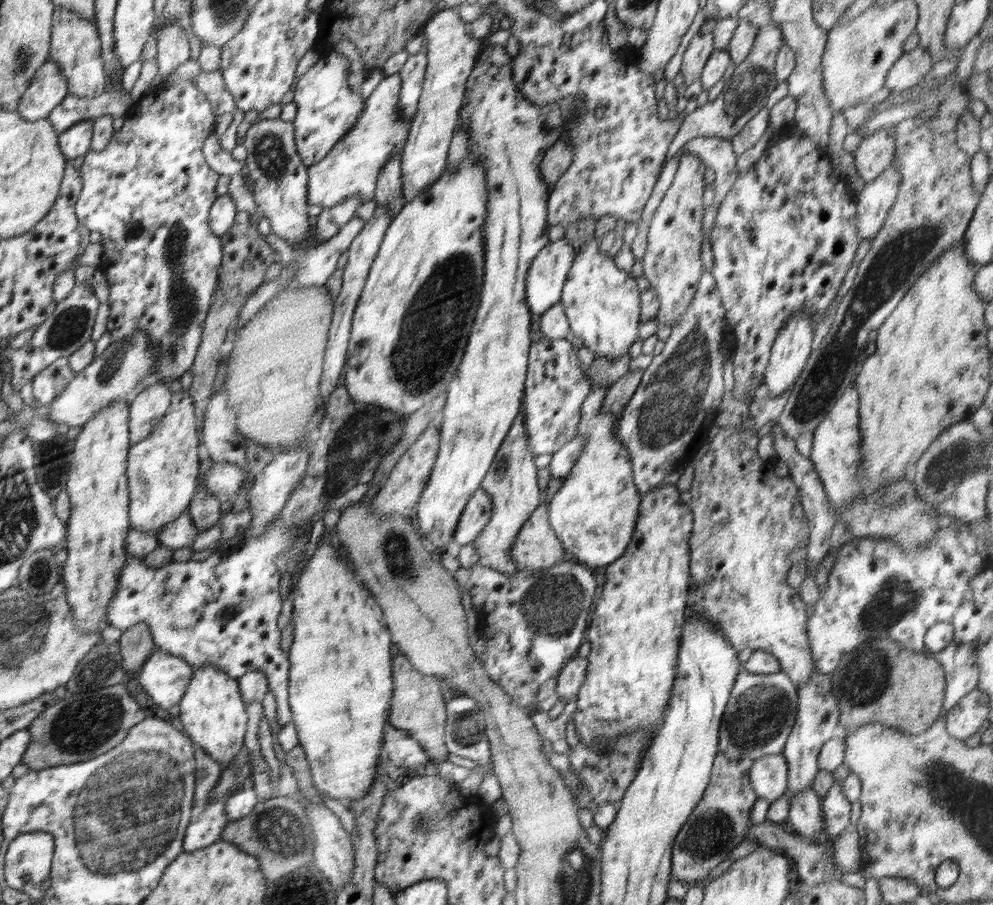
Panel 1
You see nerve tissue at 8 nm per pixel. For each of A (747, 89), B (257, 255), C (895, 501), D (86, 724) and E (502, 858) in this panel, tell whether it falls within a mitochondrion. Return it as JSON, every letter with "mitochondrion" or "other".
{"A":"mitochondrion","B":"other","C":"mitochondrion","D":"mitochondrion","E":"other"}

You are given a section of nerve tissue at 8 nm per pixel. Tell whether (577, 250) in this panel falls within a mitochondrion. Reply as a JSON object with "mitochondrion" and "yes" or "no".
{"mitochondrion":"no"}

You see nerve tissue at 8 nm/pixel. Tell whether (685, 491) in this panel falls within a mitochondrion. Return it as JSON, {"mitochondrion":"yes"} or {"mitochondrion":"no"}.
{"mitochondrion":"no"}

